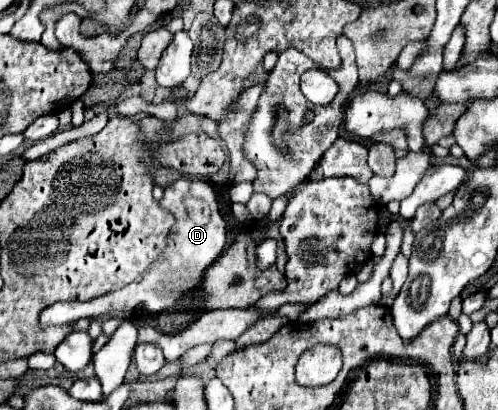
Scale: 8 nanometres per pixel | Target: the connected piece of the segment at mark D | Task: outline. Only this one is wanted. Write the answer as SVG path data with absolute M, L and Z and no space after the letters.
M180 178L164 190L164 198L160 200L160 204L164 208L168 208L176 218L176 224L168 236L168 248L164 250L164 254L156 262L152 262L150 268L142 276L138 276L132 284L128 284L120 290L108 292L90 302L52 304L50 308L46 308L40 314L42 326L68 324L68 322L76 322L78 318L100 316L100 314L108 314L112 310L130 312L138 306L144 306L144 310L150 316L158 316L162 312L168 312L176 304L176 300L180 300L182 296L186 296L188 292L196 290L202 284L202 276L204 276L206 268L210 268L210 264L214 264L214 260L222 254L222 250L226 246L226 236L228 236L228 222L224 220L224 216L220 212L218 192L208 182Z

